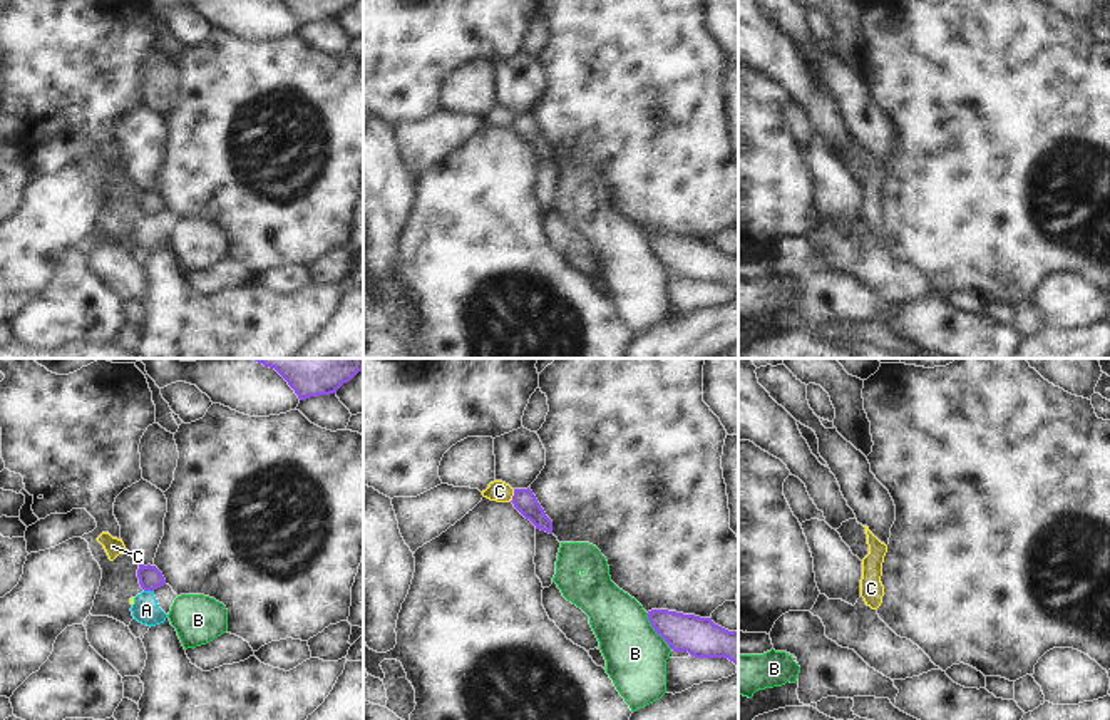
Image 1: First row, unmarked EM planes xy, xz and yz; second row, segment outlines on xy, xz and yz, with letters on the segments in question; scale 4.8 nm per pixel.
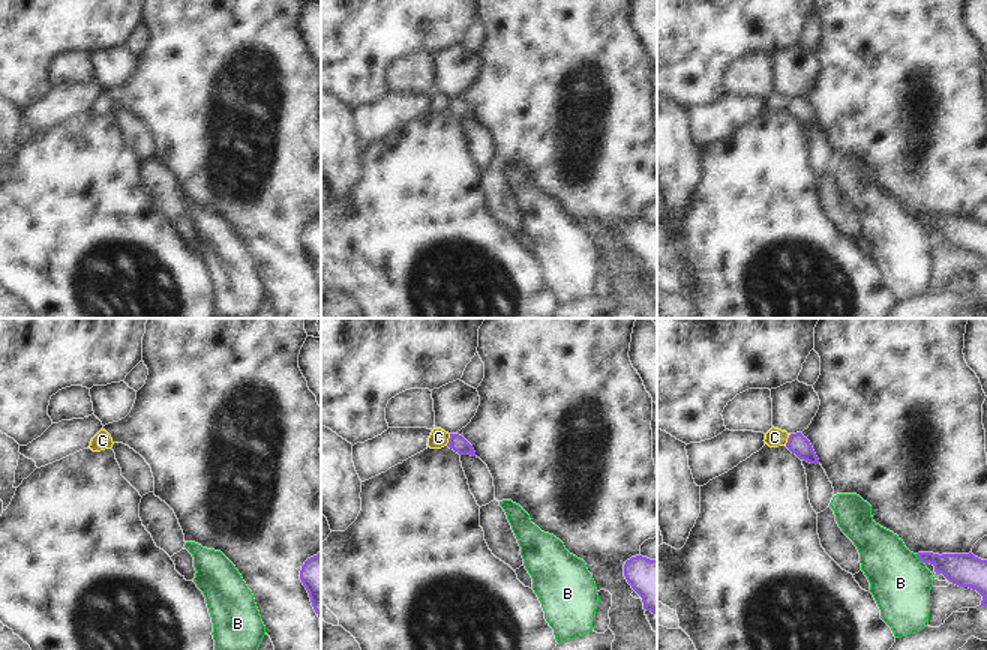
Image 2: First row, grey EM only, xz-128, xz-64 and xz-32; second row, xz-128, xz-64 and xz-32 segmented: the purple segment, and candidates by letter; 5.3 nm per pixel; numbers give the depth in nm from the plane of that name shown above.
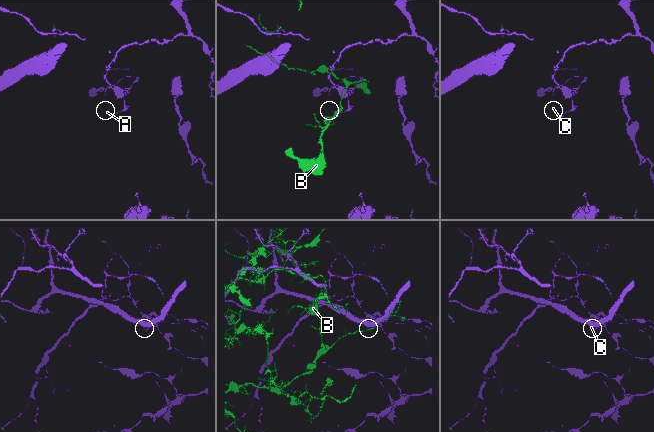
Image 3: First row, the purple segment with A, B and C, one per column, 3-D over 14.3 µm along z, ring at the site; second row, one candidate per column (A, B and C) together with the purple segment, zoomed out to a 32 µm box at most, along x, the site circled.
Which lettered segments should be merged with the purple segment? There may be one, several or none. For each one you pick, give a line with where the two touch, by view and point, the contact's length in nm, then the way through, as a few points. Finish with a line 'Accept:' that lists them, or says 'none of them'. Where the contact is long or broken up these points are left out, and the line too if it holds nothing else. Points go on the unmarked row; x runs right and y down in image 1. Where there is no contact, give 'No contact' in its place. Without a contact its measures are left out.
Accept: none of them

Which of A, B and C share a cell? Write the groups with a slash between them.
A C / B

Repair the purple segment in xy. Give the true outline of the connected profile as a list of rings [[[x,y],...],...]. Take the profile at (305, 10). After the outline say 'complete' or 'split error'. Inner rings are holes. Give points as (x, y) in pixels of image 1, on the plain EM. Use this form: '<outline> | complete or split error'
[[[281,0],[300,25],[337,18],[355,0]]] | complete

